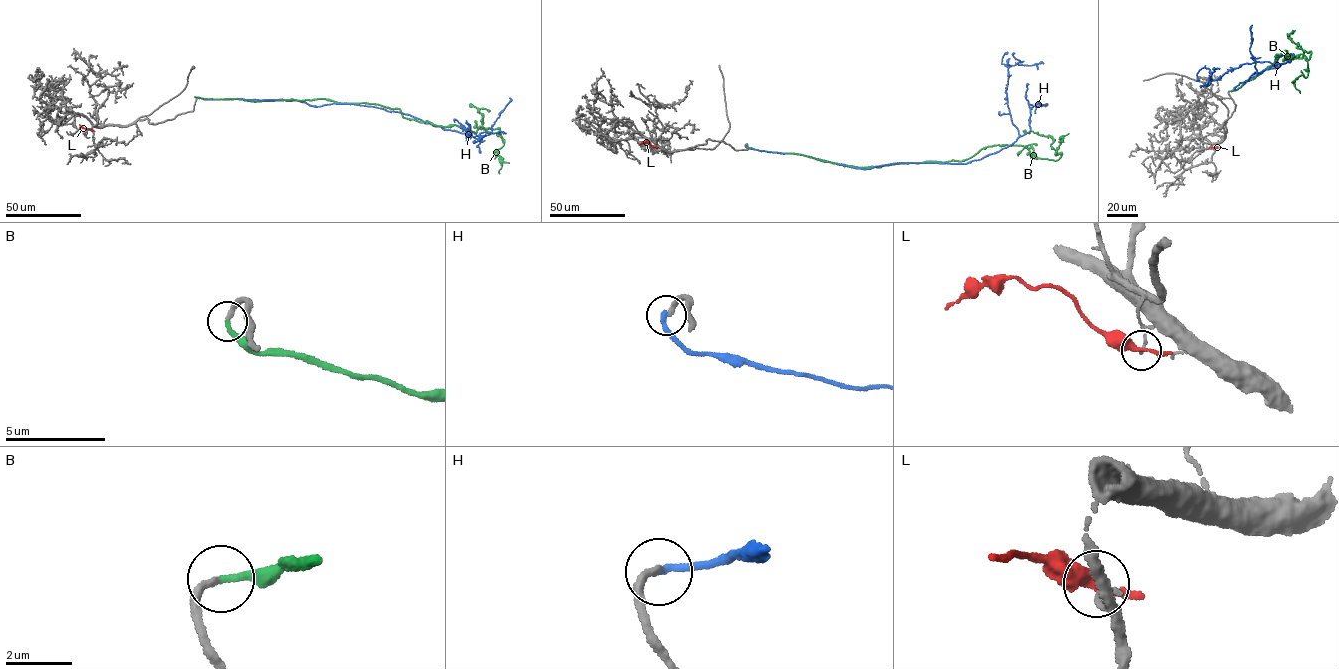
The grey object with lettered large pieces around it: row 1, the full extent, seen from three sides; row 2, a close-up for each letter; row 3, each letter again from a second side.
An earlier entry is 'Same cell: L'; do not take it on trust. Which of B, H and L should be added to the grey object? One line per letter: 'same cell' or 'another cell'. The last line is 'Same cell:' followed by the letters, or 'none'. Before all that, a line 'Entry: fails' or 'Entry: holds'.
Entry: fails
B: same cell
H: another cell
L: another cell
Same cell: B

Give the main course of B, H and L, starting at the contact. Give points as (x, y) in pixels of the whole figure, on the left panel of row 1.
B: (195, 97), (374, 103), (419, 122), (475, 134), (483, 128), (504, 142), (499, 129), (473, 127)
H: (195, 97), (356, 104), (466, 134), (463, 125), (470, 137), (466, 122), (470, 134)
L: (92, 130), (79, 124)

